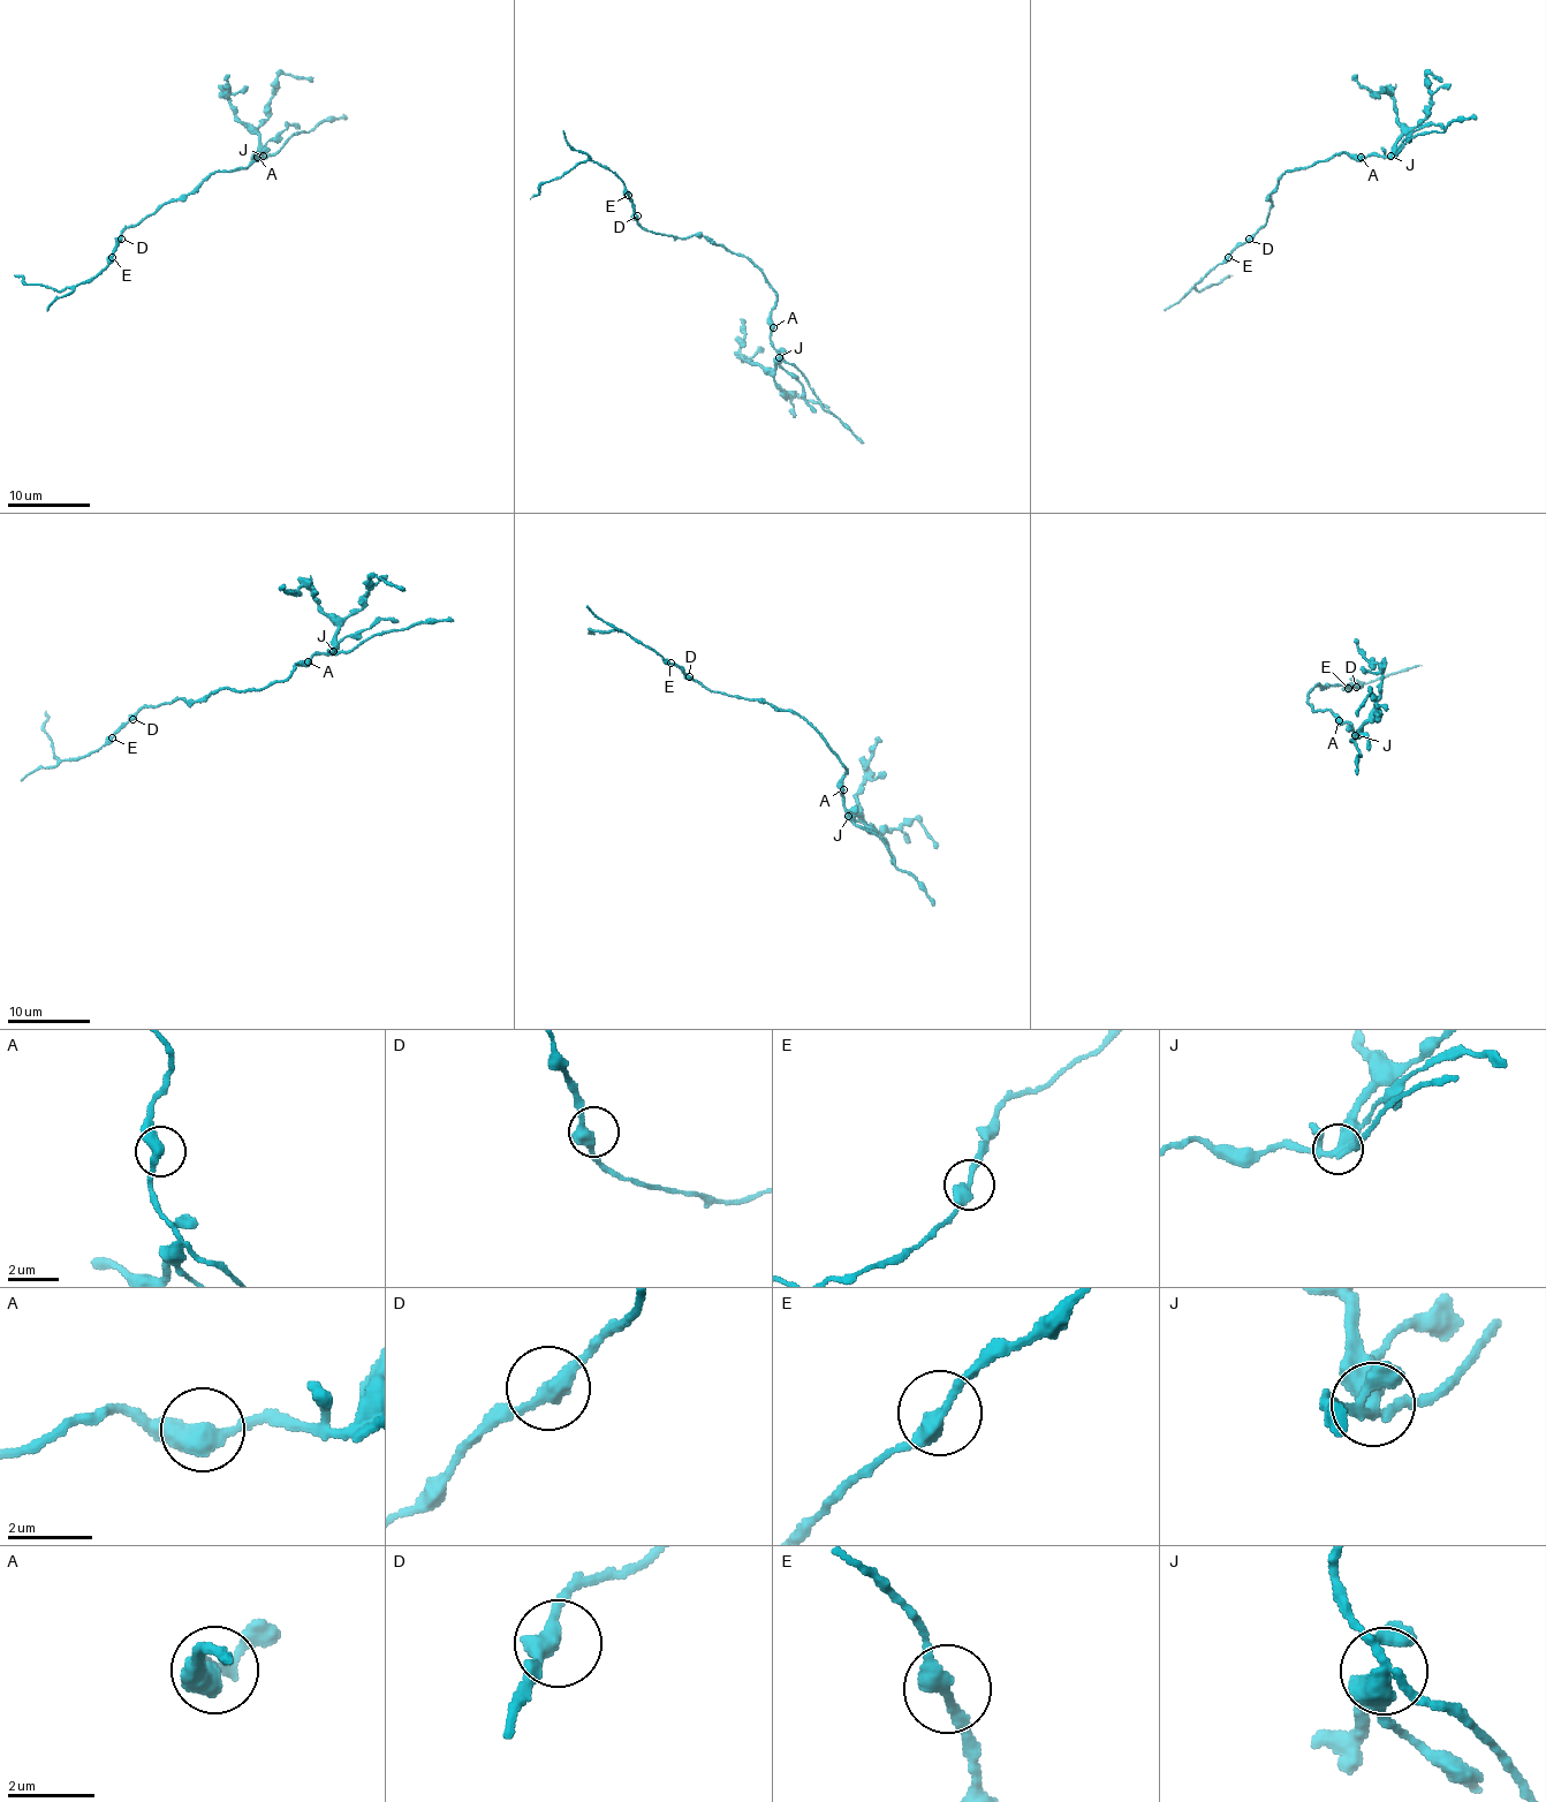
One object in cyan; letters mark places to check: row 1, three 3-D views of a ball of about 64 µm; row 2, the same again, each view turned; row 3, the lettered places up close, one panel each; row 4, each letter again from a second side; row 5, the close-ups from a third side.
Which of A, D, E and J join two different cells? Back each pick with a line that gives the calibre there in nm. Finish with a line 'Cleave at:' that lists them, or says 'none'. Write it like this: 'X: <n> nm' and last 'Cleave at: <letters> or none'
J: 380 nm
Cleave at: J

